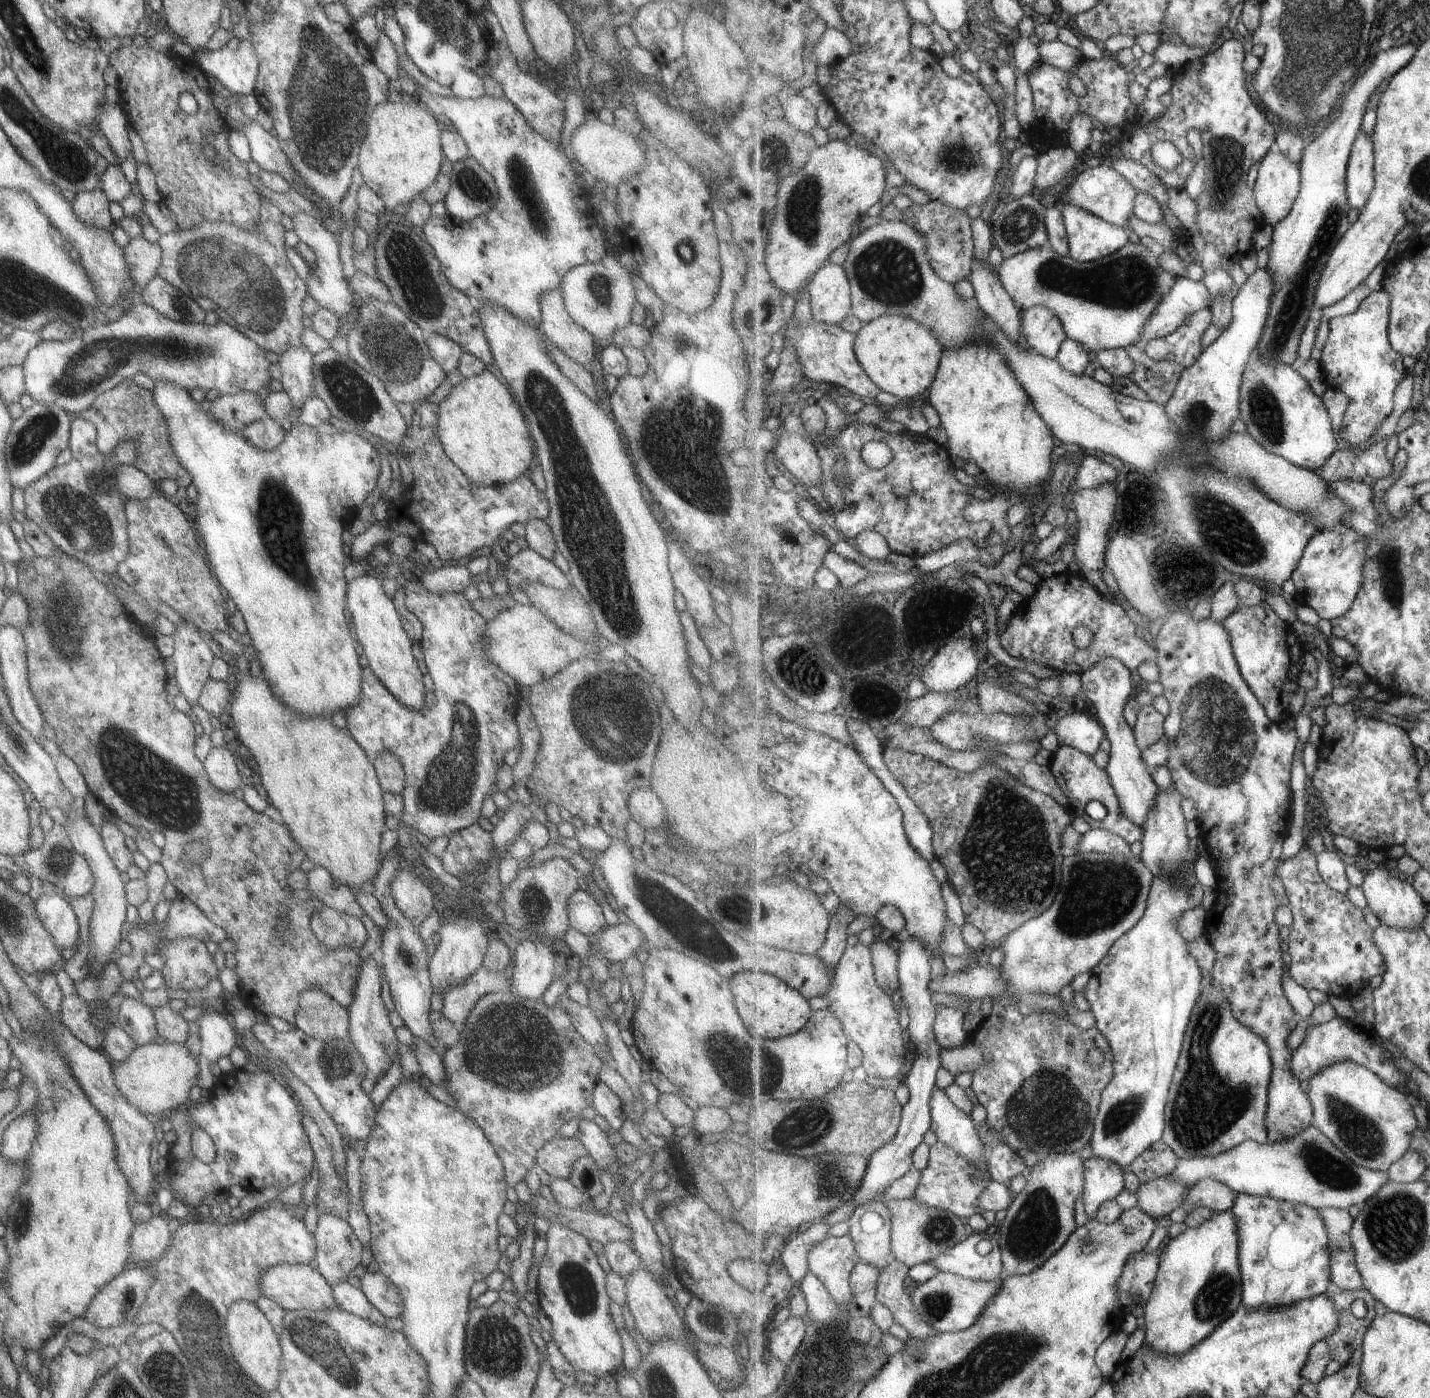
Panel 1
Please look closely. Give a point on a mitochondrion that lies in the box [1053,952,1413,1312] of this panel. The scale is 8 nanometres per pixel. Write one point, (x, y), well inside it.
(1205, 1106)

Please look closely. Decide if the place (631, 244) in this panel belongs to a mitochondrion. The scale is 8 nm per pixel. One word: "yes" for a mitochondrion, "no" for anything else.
no

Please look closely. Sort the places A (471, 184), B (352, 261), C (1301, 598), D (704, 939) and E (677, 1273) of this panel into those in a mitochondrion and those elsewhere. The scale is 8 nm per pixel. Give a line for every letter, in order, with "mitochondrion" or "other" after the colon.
A: mitochondrion
B: other
C: other
D: mitochondrion
E: other

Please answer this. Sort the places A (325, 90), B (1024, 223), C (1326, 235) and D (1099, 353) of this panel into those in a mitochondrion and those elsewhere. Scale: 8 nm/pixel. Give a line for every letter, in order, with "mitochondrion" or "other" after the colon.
A: mitochondrion
B: mitochondrion
C: mitochondrion
D: other

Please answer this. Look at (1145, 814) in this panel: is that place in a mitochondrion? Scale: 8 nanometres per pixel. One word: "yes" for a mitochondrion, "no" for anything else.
no

